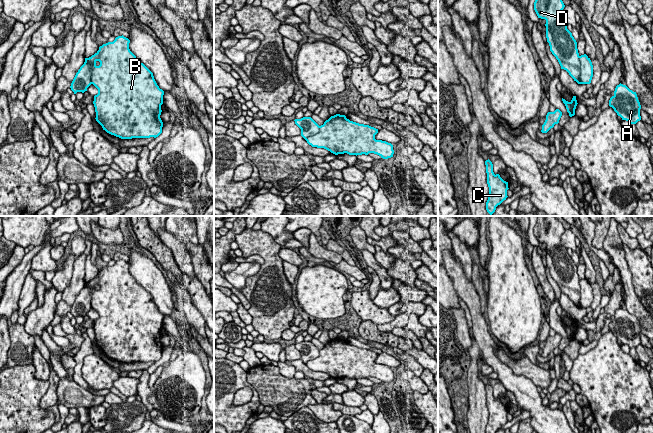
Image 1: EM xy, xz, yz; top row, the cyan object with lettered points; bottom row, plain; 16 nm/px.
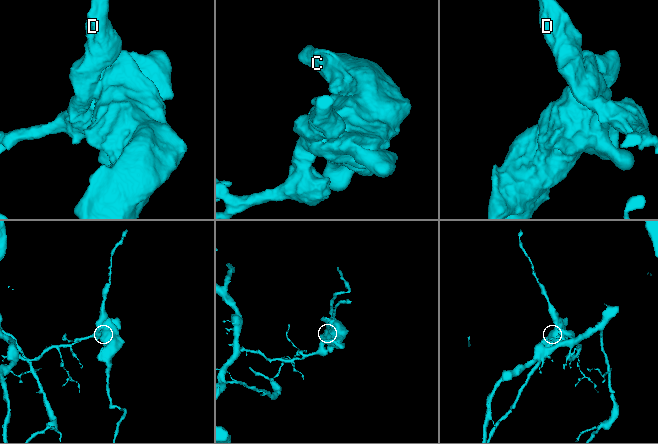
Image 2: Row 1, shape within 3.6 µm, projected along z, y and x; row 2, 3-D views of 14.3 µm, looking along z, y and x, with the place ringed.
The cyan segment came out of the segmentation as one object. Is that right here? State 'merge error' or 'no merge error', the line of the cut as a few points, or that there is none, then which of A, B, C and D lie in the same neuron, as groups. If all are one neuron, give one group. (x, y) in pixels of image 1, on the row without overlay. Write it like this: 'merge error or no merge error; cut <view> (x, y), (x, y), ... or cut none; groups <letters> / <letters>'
no merge error; cut none; groups A B C D

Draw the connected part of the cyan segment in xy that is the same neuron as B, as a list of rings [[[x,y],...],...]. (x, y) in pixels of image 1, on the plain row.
[[[118,260],[113,266],[99,271],[76,297],[71,314],[84,317],[93,308],[98,313],[94,320],[96,345],[107,357],[121,363],[158,361],[162,357],[160,342],[164,315],[157,309],[153,297],[129,273],[130,264]]]

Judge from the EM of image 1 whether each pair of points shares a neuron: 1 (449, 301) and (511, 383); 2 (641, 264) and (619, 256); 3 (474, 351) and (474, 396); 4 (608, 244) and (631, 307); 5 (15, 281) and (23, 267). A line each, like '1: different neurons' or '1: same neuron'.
1: different neurons
2: different neurons
3: same neuron
4: same neuron
5: same neuron

